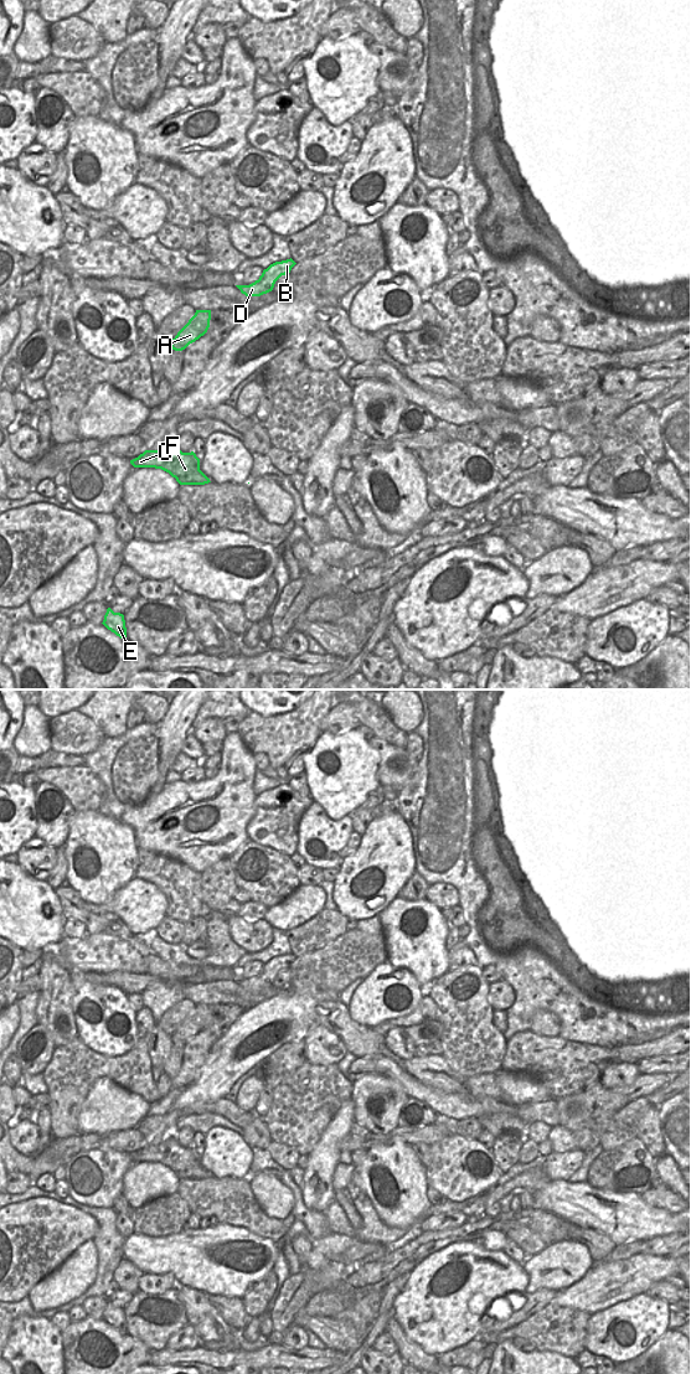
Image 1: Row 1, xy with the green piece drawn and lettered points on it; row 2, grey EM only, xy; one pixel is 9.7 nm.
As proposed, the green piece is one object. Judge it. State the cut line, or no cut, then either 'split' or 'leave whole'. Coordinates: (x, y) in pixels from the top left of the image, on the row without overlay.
cut in xy along (181, 1146), (176, 1152), (169, 1151), (160, 1162); split

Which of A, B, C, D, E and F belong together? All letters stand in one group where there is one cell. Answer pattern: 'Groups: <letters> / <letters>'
Groups: A B D E F / C

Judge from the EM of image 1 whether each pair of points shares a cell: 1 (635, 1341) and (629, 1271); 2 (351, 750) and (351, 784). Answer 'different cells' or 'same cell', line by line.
1: different cells
2: same cell

